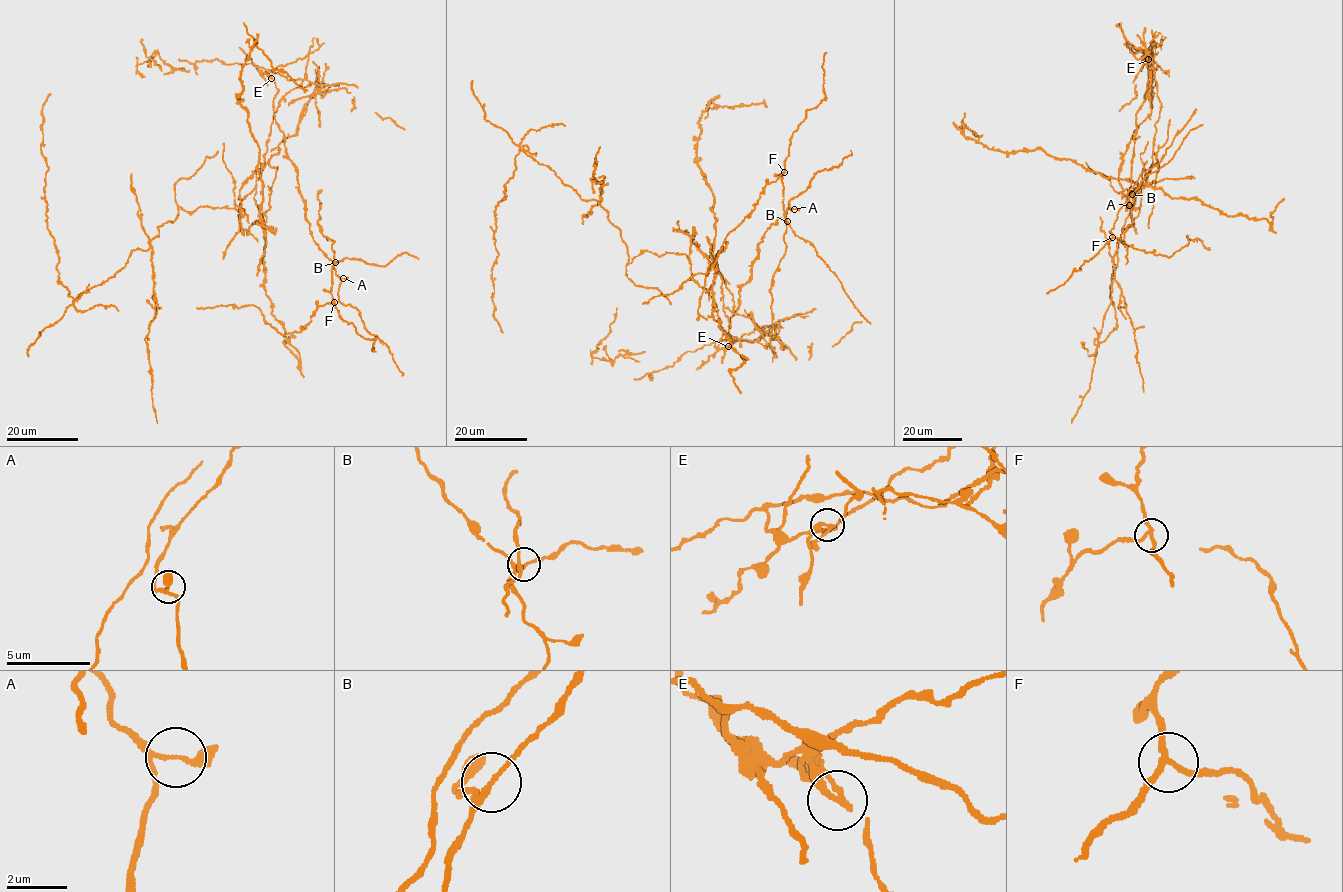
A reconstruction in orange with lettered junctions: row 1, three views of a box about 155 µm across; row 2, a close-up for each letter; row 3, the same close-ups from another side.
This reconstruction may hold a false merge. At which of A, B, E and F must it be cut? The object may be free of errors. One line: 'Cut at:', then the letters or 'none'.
Cut at: E

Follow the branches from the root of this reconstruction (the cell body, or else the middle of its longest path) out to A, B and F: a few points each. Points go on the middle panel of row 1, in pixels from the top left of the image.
A: (723, 330), (730, 338), (760, 339), (723, 339), (715, 347), (734, 340), (730, 317), (763, 234), (794, 209)
B: (723, 330), (760, 339), (715, 347), (734, 340), (730, 317), (763, 234), (787, 221)
F: (723, 330), (760, 339), (715, 347), (734, 340), (729, 322), (740, 287), (765, 231), (785, 218), (784, 172)

